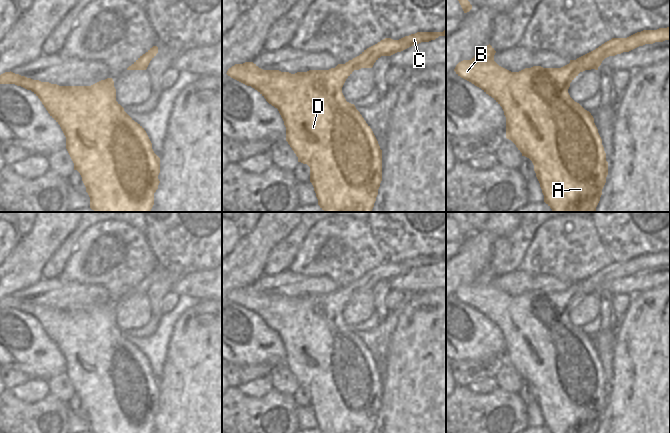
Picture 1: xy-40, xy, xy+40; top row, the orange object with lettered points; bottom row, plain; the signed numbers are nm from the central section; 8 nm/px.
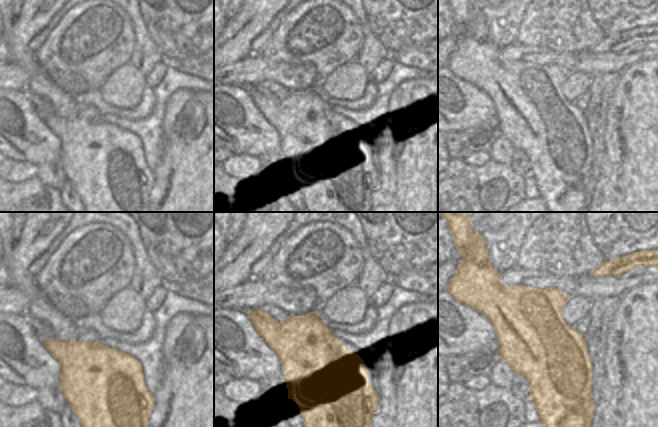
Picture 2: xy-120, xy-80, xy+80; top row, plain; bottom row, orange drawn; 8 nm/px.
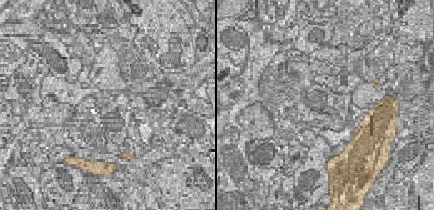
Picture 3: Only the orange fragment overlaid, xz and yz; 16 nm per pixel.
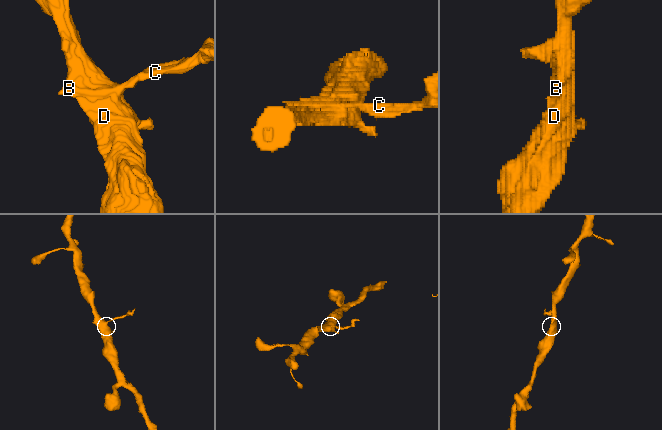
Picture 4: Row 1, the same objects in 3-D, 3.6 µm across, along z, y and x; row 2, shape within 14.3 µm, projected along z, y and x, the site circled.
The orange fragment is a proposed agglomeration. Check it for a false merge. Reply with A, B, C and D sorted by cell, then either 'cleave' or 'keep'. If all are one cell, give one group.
groups A B D / C; cleave

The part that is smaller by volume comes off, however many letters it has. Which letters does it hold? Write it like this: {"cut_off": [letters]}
{"cut_off": ["C"]}

